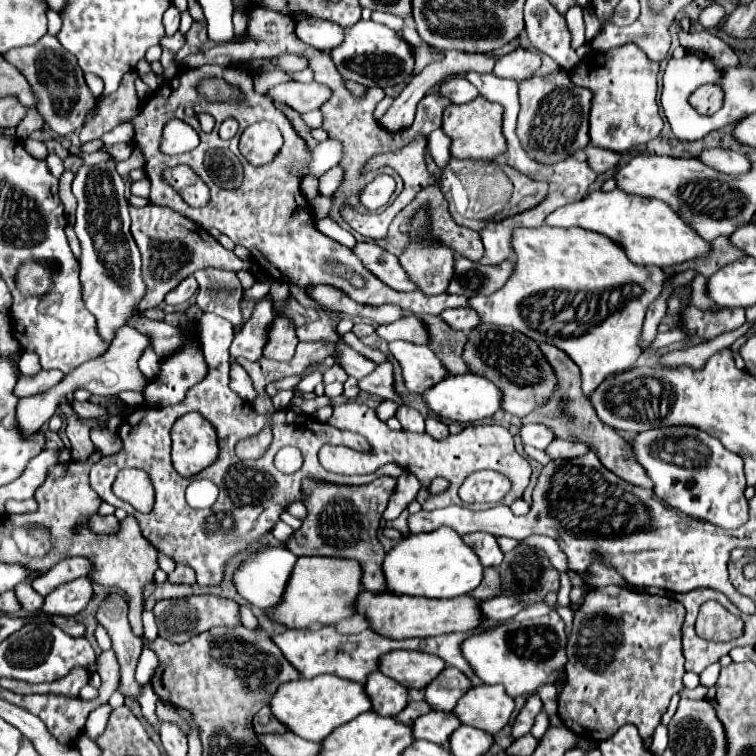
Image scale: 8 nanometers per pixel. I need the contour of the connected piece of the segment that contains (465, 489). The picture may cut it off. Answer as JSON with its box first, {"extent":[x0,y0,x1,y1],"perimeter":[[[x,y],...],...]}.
{"extent":[460,470,510,504],"perimeter":[[[480,470],[470,474],[462,488],[460,488],[460,498],[466,504],[472,502],[500,502],[506,494],[510,492],[510,480],[494,470]]]}

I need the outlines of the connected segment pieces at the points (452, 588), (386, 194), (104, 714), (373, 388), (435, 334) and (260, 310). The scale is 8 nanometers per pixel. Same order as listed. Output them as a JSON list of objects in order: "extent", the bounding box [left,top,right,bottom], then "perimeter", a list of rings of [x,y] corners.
[{"extent":[384,526,484,598],"perimeter":[[[444,526],[436,532],[416,534],[400,540],[384,560],[384,574],[388,590],[394,594],[426,596],[426,598],[454,598],[474,590],[484,574],[484,566],[474,548],[464,544],[458,532]]]},{"extent":[360,174,396,210],"perimeter":[[[378,174],[362,192],[360,192],[360,204],[368,210],[378,210],[388,204],[392,192],[396,188],[396,182],[388,174]]]},{"extent":[84,704,112,740],"perimeter":[[[104,704],[104,706],[96,708],[92,714],[88,714],[86,728],[84,728],[84,732],[86,732],[88,738],[96,740],[96,736],[100,736],[100,732],[104,732],[104,724],[108,722],[110,712],[112,712],[112,708],[108,704]]]},{"extent":[358,362,402,406],"perimeter":[[[384,362],[376,368],[376,372],[372,372],[372,376],[366,376],[364,380],[358,382],[360,390],[370,392],[374,396],[380,396],[382,400],[392,400],[398,406],[402,406],[402,398],[396,394],[394,390],[394,370],[390,362]]]},{"extent":[420,316,470,374],"perimeter":[[[420,316],[424,324],[428,324],[428,332],[432,332],[430,348],[440,356],[444,366],[448,368],[450,374],[468,374],[470,368],[462,360],[464,344],[468,342],[466,332],[452,330],[440,316]]]},{"extent":[230,298,274,362],"perimeter":[[[262,298],[254,306],[250,320],[234,336],[234,342],[230,346],[230,356],[244,358],[248,362],[258,362],[262,358],[262,348],[266,346],[268,328],[272,326],[272,320],[274,320],[272,302],[268,298]]]}]

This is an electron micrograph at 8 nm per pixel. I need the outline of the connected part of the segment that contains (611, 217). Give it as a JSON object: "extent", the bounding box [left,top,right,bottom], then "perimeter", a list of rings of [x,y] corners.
{"extent":[546,190,712,268],"perimeter":[[[622,190],[592,192],[588,198],[576,204],[566,204],[564,208],[558,208],[556,212],[552,212],[546,218],[546,224],[558,226],[558,228],[578,226],[584,230],[606,234],[612,240],[624,244],[628,258],[636,264],[654,264],[654,266],[666,268],[666,266],[676,266],[696,258],[704,258],[712,252],[710,242],[698,236],[694,228],[684,224],[684,220],[680,220],[680,216],[666,202],[656,198],[632,196]]]}

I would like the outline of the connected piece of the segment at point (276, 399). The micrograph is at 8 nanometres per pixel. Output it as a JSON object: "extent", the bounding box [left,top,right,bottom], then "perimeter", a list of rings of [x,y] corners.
{"extent":[272,390,292,410],"perimeter":[[[278,390],[274,396],[272,396],[272,402],[274,402],[274,408],[280,410],[280,408],[286,408],[292,400],[292,390]]]}

